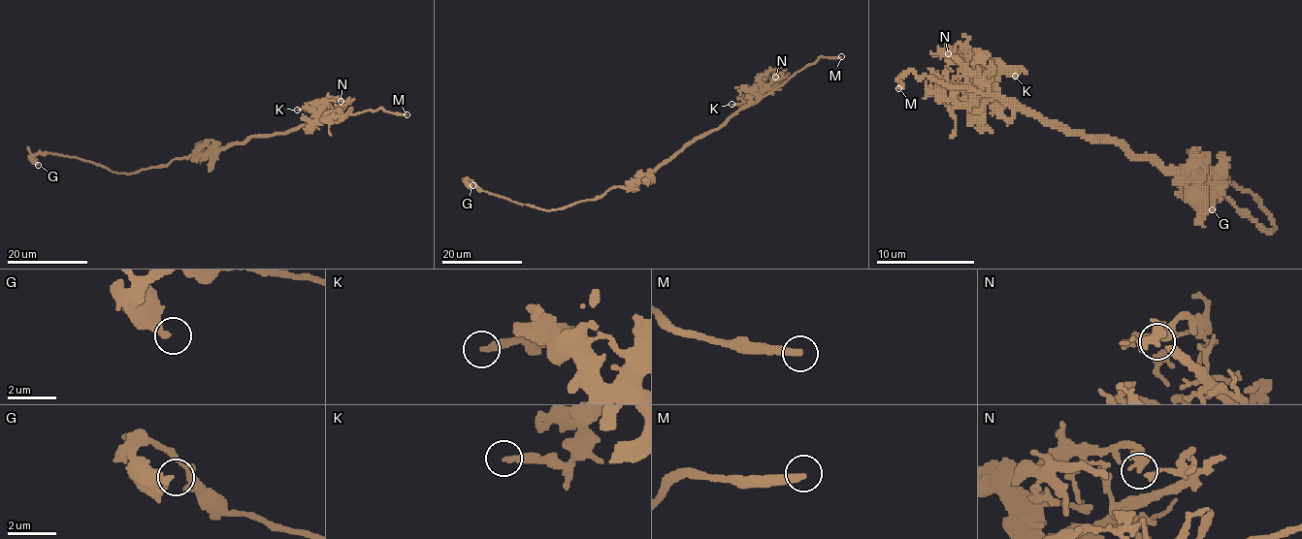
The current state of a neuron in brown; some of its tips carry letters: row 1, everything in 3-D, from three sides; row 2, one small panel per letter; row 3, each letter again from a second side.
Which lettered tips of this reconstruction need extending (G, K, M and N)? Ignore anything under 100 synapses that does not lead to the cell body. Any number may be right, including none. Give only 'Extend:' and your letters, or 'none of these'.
Extend: M

